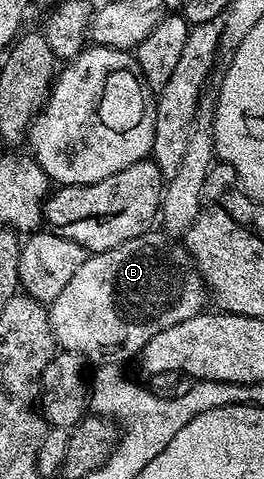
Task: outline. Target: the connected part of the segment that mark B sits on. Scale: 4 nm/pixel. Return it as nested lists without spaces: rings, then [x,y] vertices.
[[[147,231],[119,247],[86,256],[83,267],[71,275],[71,283],[59,291],[48,311],[53,338],[64,352],[80,353],[94,366],[125,363],[128,357],[136,358],[159,331],[167,331],[167,327],[175,327],[175,323],[183,323],[183,319],[191,319],[206,308],[205,282],[188,249],[164,232],[153,232]]]

